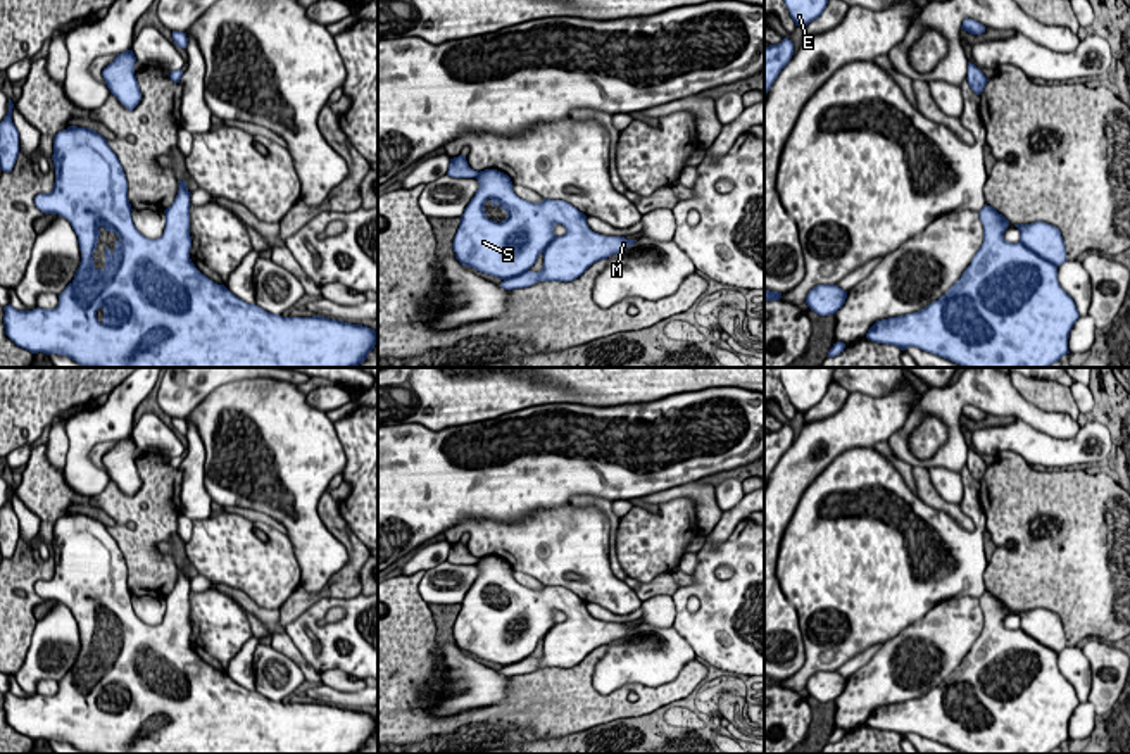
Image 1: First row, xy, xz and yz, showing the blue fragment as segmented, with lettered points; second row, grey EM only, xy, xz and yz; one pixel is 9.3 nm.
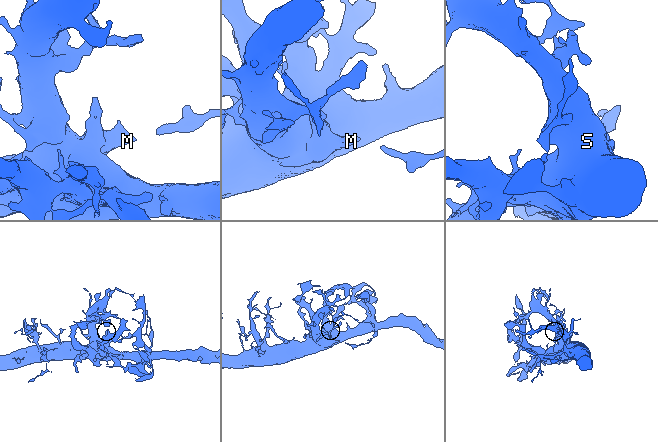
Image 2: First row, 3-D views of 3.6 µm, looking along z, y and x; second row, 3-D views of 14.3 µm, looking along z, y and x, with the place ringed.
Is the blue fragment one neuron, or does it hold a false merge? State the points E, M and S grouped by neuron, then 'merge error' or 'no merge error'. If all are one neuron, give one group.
groups E M S; no merge error

